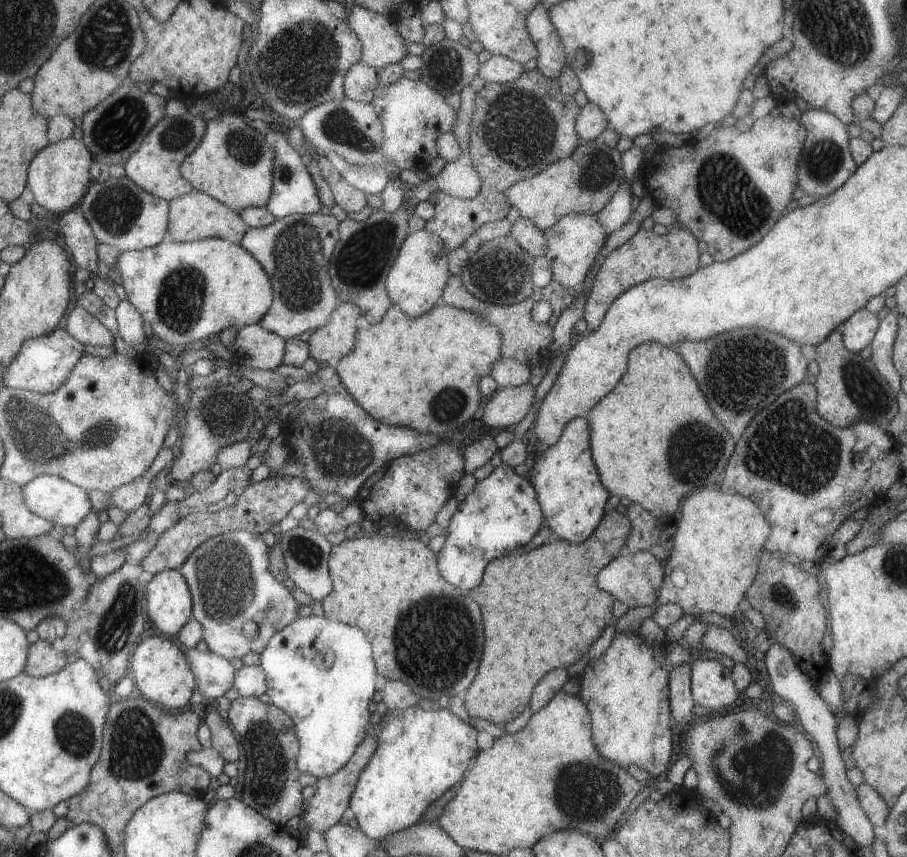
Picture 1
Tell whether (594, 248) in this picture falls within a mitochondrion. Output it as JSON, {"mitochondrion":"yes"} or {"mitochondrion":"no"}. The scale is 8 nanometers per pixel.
{"mitochondrion":"no"}

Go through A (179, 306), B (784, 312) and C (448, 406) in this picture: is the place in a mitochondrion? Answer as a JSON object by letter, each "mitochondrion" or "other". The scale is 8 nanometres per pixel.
{"A":"mitochondrion","B":"other","C":"mitochondrion"}

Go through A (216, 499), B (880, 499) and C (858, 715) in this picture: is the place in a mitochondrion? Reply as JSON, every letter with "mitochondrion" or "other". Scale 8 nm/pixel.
{"A":"other","B":"other","C":"other"}

